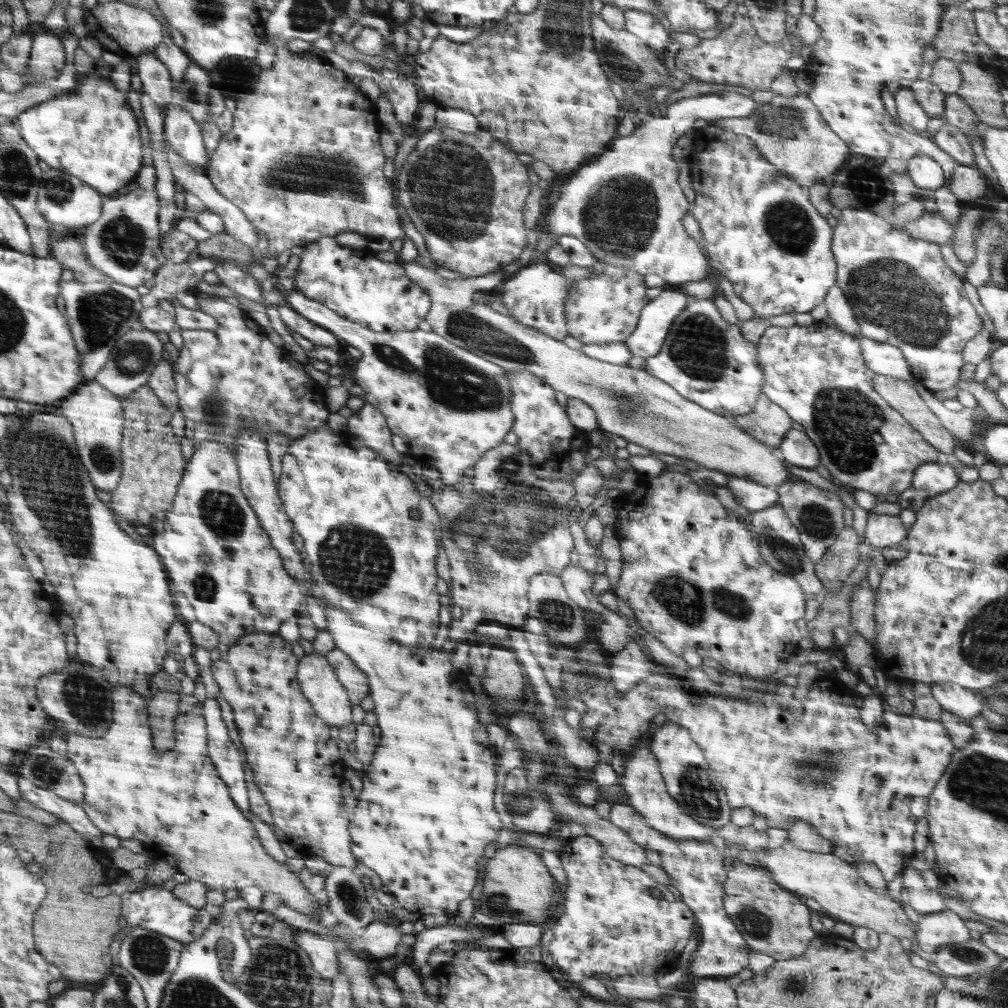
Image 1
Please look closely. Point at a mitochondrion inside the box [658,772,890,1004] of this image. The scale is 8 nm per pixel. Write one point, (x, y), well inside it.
(754, 924)

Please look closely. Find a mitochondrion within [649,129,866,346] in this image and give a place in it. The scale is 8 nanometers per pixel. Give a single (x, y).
(788, 225)

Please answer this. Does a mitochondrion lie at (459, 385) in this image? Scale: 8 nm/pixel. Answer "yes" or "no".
yes

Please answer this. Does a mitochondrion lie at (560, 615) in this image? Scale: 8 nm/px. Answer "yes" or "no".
yes

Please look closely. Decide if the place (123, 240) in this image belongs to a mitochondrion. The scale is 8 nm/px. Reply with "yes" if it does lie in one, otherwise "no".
yes

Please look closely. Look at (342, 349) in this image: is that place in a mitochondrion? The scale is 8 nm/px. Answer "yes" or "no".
no

